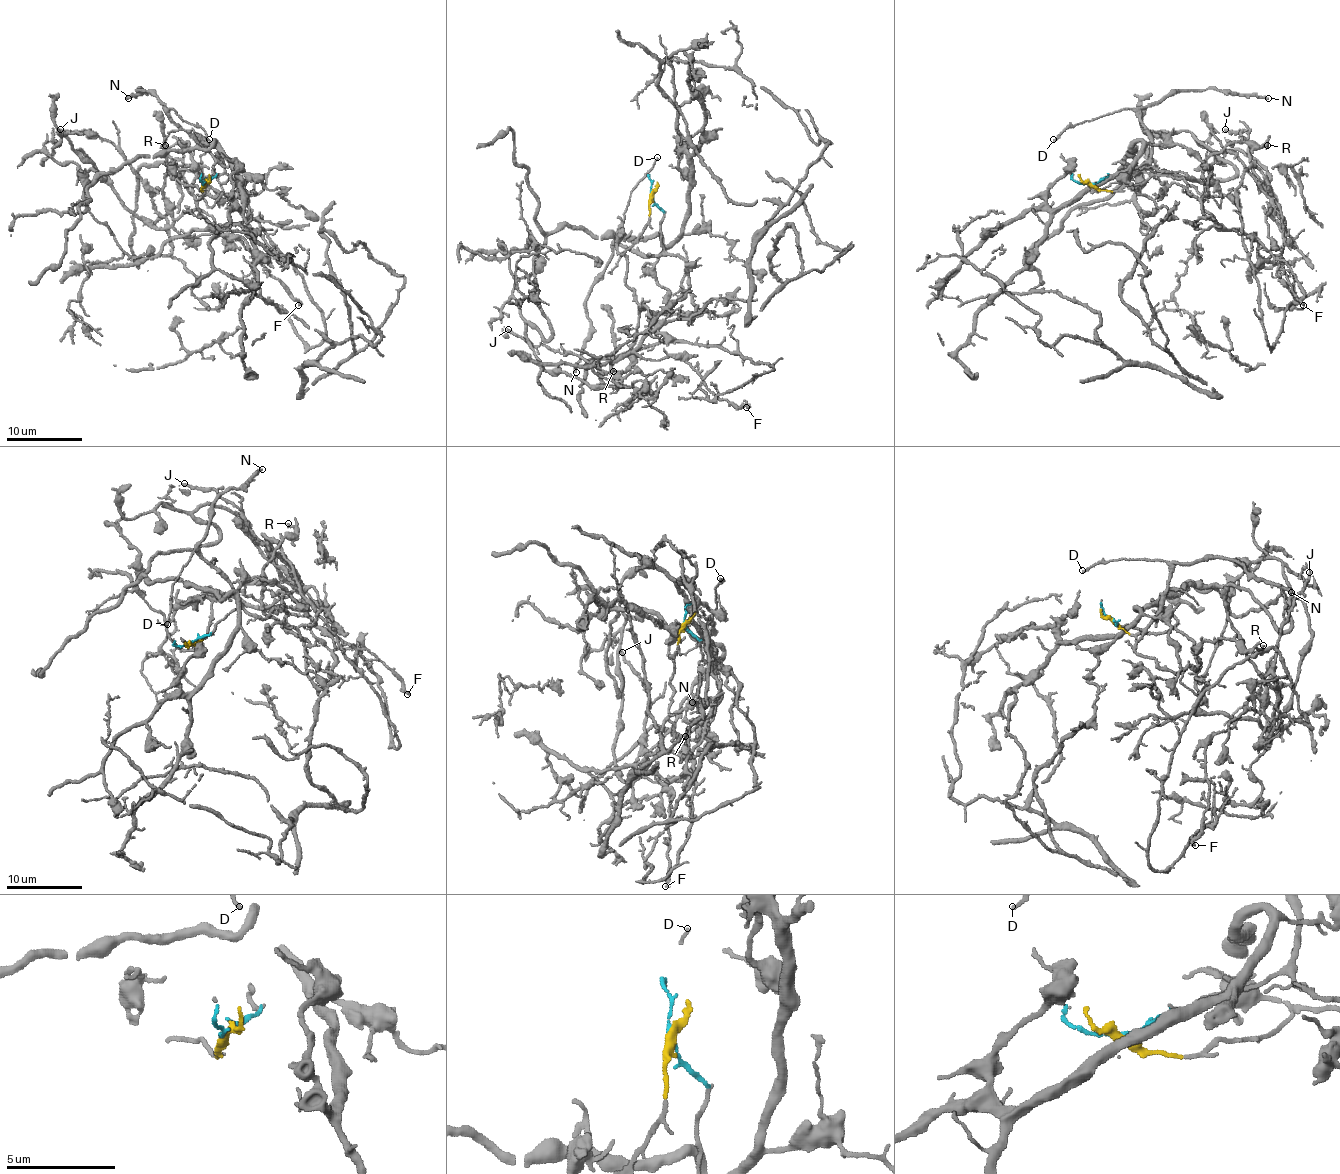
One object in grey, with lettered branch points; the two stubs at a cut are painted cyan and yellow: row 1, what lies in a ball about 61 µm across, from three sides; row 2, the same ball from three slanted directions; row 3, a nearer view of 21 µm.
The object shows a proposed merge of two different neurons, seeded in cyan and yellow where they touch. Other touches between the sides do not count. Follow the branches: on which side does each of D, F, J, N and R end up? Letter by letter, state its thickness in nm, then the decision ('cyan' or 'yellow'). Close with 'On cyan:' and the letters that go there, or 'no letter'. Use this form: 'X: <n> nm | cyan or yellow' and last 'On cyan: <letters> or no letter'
D: 140 nm | cyan
F: 200 nm | yellow
J: 140 nm | yellow
N: 240 nm | cyan
R: 140 nm | yellow
On cyan: D, N

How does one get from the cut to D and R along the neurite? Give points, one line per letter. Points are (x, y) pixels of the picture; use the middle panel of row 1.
D: (651, 195), (664, 214), (660, 242), (664, 251), (637, 255), (617, 236), (630, 191), (656, 157)
R: (651, 195), (649, 225), (624, 253), (626, 285), (643, 306), (630, 365), (624, 370), (613, 370)

